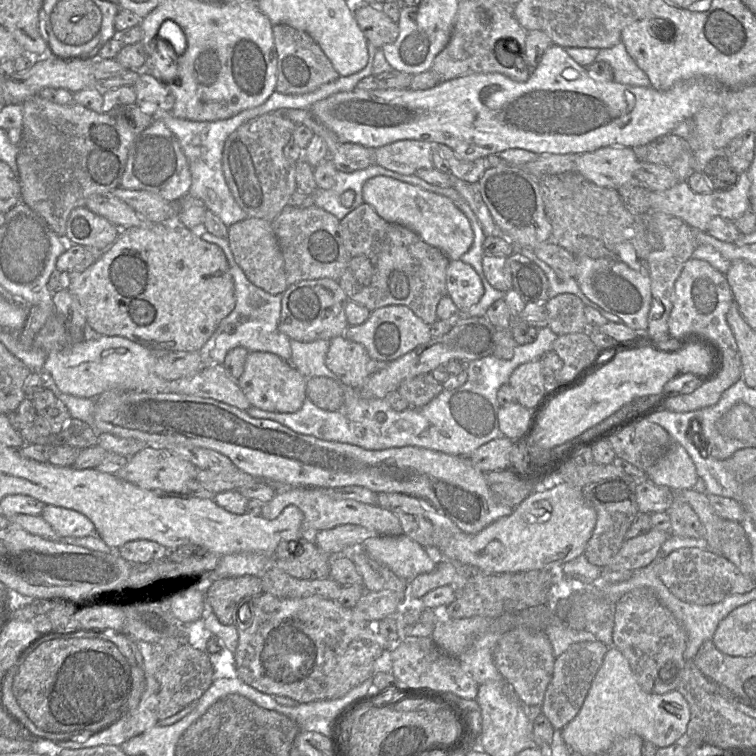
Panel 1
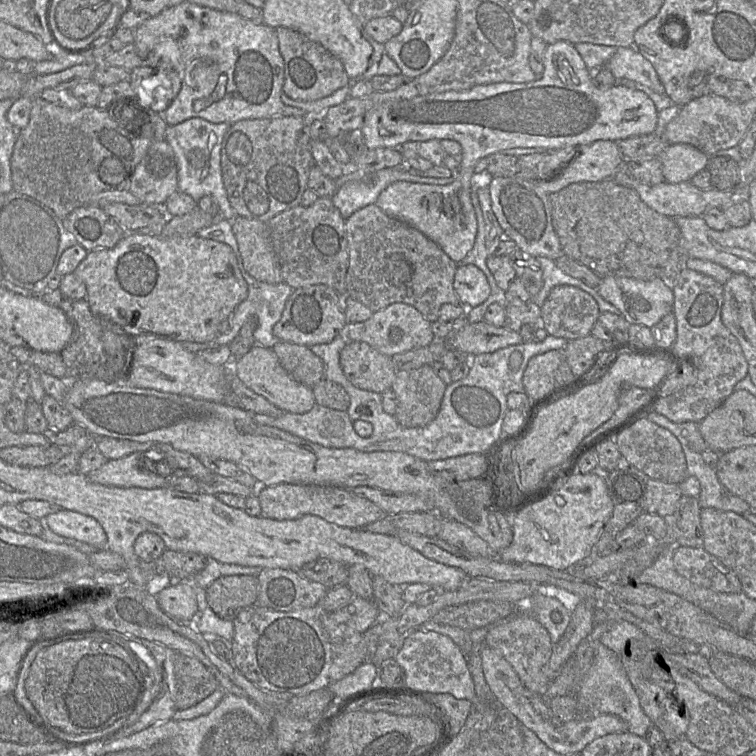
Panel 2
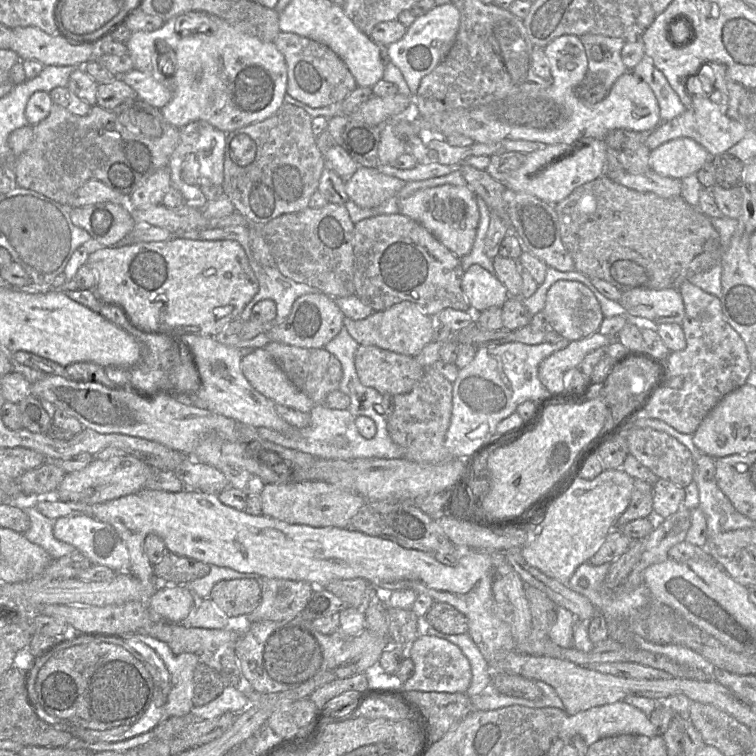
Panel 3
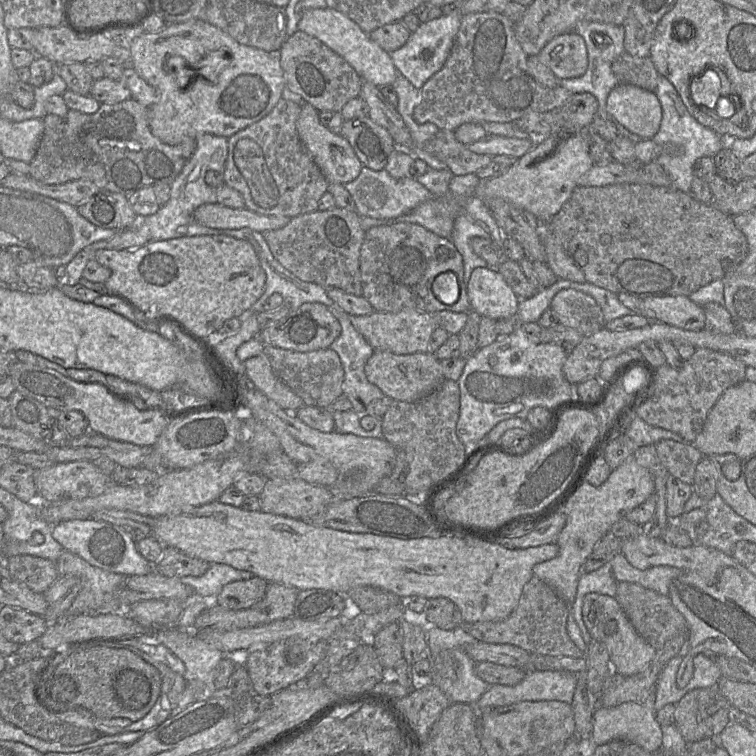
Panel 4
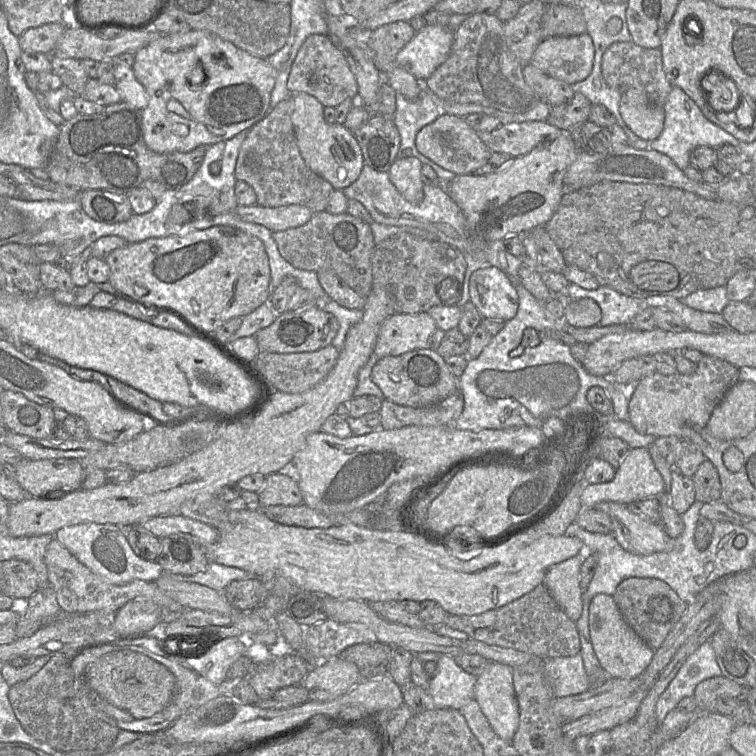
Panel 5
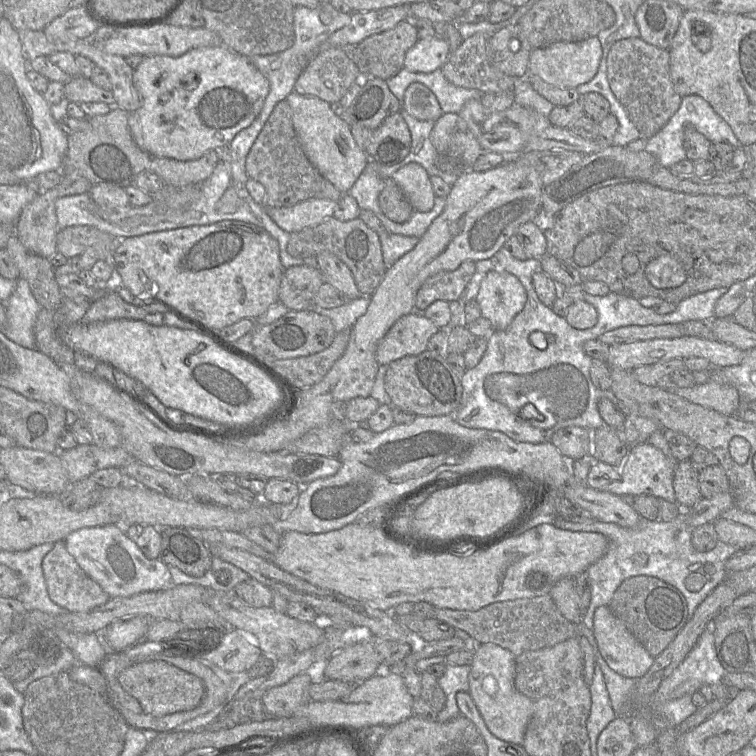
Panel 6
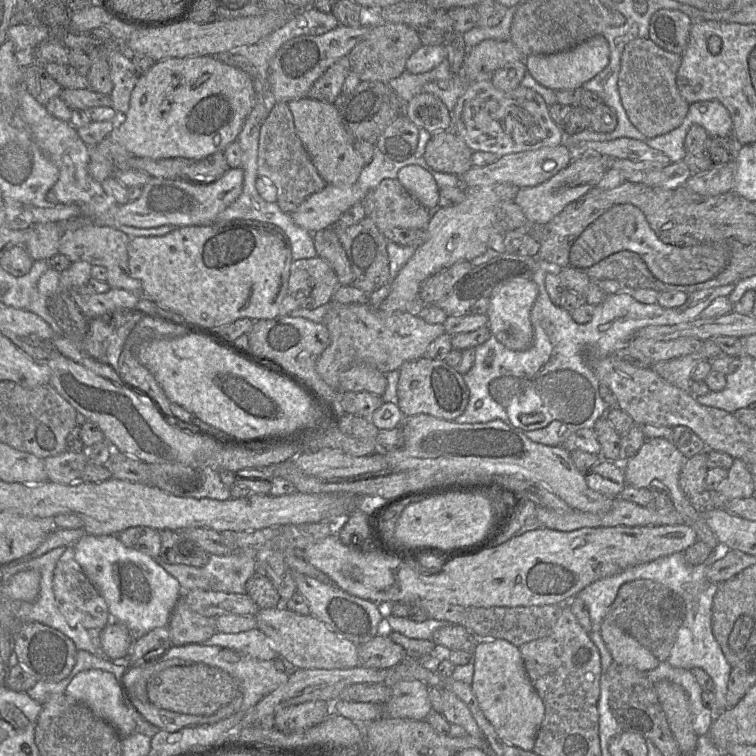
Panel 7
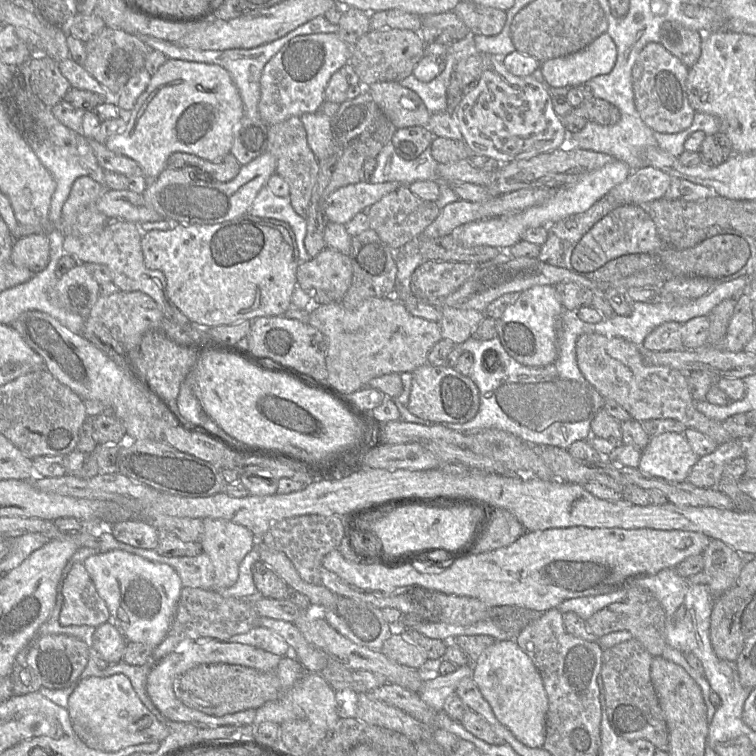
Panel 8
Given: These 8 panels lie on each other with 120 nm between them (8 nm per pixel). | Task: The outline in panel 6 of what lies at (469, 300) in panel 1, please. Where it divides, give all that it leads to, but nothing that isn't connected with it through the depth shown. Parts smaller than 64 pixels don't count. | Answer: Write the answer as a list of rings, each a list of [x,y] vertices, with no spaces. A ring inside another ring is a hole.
[[[497,268],[490,270],[482,277],[475,300],[480,306],[481,316],[490,321],[495,330],[502,331],[507,329],[513,319],[523,310],[527,293],[516,276]]]

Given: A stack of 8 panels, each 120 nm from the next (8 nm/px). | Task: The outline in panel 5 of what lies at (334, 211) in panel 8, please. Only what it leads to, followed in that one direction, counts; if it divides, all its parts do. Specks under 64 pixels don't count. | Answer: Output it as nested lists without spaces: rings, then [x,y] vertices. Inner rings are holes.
[[[293,204],[280,207],[238,206],[234,213],[243,221],[261,224],[273,232],[305,225],[313,216],[307,206]]]

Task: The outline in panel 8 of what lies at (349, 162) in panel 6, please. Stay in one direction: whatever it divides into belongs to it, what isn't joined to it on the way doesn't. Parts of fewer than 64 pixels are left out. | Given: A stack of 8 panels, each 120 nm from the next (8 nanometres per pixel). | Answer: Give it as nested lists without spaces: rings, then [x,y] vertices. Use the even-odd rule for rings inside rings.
[[[321,111],[305,113],[299,118],[306,130],[308,145],[317,160],[326,158],[332,145],[331,118]]]

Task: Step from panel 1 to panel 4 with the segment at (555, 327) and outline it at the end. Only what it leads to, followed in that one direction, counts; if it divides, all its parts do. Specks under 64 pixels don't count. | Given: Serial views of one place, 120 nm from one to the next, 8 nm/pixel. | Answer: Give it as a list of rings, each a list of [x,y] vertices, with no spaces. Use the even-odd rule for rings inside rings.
[[[562,289],[552,299],[550,308],[558,323],[573,328],[584,336],[606,325],[601,307],[596,300],[576,289]]]

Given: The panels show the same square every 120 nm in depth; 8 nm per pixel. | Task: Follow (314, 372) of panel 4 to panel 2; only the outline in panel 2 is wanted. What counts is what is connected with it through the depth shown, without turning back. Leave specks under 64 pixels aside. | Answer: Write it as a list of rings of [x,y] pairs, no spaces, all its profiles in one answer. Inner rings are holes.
[[[279,341],[272,350],[283,368],[299,383],[311,389],[324,378],[324,363],[308,346]]]

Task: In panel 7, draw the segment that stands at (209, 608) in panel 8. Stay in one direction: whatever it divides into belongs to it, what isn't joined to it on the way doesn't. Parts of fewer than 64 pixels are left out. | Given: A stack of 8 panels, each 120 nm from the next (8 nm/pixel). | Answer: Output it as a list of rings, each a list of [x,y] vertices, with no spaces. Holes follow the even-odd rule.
[[[183,597],[174,606],[167,627],[171,645],[203,644],[218,632],[216,617],[193,611]]]

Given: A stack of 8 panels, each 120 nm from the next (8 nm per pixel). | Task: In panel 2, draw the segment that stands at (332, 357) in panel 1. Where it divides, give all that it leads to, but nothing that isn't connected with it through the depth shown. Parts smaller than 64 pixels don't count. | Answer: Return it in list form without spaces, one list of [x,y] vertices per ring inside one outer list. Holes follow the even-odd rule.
[[[351,342],[340,352],[345,377],[357,388],[383,393],[391,389],[397,370],[392,356],[381,354],[366,342]]]

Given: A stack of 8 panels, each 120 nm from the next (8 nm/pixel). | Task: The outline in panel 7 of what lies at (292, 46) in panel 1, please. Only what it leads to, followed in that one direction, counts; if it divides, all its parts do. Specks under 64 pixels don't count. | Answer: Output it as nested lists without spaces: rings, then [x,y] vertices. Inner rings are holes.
[[[347,57],[338,60],[315,81],[308,92],[308,97],[333,104],[342,93],[345,79],[350,71]]]

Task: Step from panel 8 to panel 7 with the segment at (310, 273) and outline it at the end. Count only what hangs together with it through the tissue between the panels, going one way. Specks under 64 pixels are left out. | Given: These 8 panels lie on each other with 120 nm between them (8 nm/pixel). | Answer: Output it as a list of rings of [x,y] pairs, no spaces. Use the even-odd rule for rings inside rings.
[[[319,256],[293,261],[290,266],[288,294],[297,300],[299,308],[315,309],[331,302],[340,285],[333,268]]]

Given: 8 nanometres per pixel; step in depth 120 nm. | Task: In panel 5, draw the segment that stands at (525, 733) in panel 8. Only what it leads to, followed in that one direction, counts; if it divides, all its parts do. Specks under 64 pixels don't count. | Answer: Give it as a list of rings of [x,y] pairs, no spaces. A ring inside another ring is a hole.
[[[489,661],[483,672],[476,678],[475,701],[494,732],[501,739],[511,742],[519,726],[519,708],[514,690],[513,668],[506,664]]]

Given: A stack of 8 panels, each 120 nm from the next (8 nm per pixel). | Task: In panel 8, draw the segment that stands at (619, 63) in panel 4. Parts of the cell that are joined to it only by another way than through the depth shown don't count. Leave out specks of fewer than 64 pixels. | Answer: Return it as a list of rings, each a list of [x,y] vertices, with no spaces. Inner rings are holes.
[[[650,42],[640,51],[632,69],[634,101],[641,119],[653,131],[678,133],[692,124],[696,111],[689,102],[686,89],[688,70],[658,42]]]

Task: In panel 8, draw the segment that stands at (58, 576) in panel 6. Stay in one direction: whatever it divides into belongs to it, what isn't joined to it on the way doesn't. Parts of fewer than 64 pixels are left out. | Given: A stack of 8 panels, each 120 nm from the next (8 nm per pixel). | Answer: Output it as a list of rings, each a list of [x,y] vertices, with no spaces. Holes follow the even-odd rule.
[[[73,563],[62,586],[63,605],[60,612],[62,625],[97,626],[112,617],[89,573],[82,563]]]

